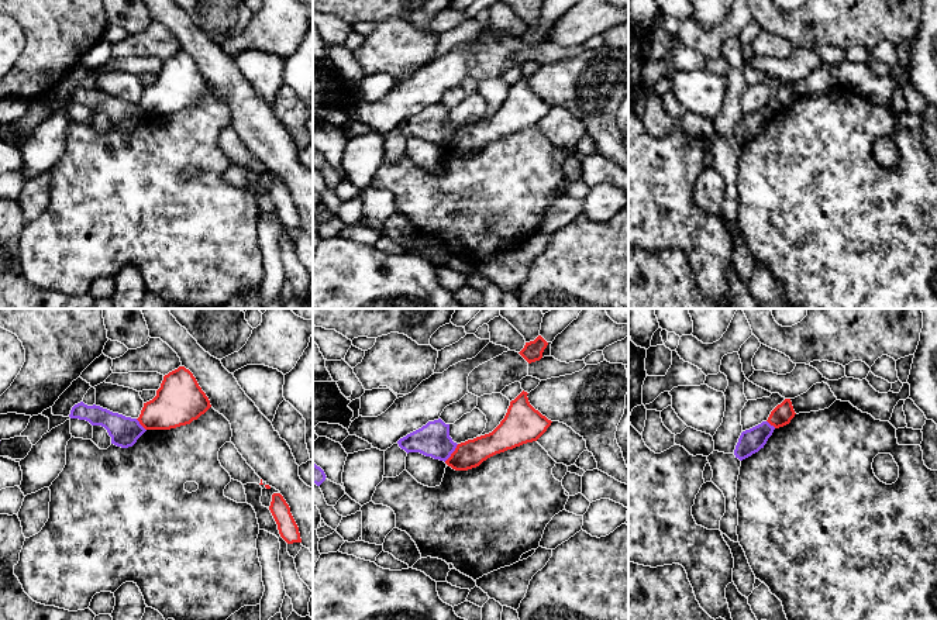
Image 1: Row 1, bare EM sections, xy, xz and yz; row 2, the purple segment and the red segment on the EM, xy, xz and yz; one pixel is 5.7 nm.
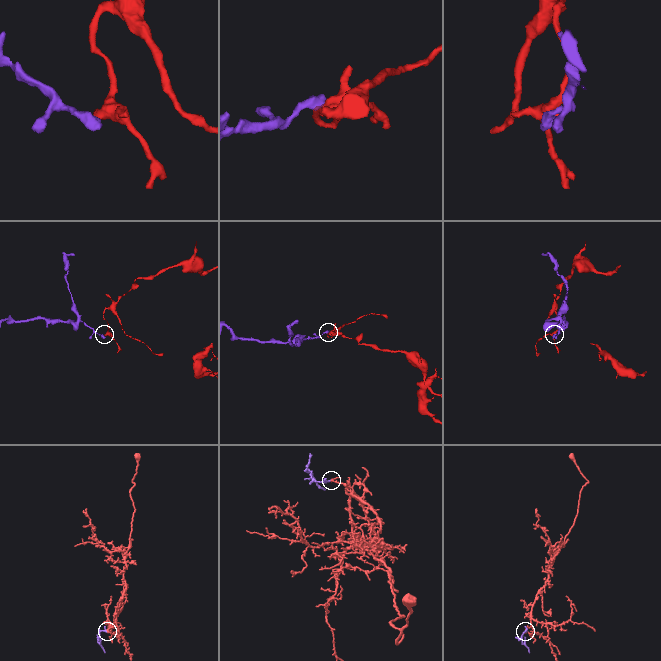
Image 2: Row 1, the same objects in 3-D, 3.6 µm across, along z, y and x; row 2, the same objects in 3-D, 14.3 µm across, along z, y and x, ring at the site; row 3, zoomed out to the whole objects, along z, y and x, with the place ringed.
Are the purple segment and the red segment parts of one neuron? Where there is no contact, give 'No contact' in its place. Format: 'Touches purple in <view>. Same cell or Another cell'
Touches purple in xz. Another cell

